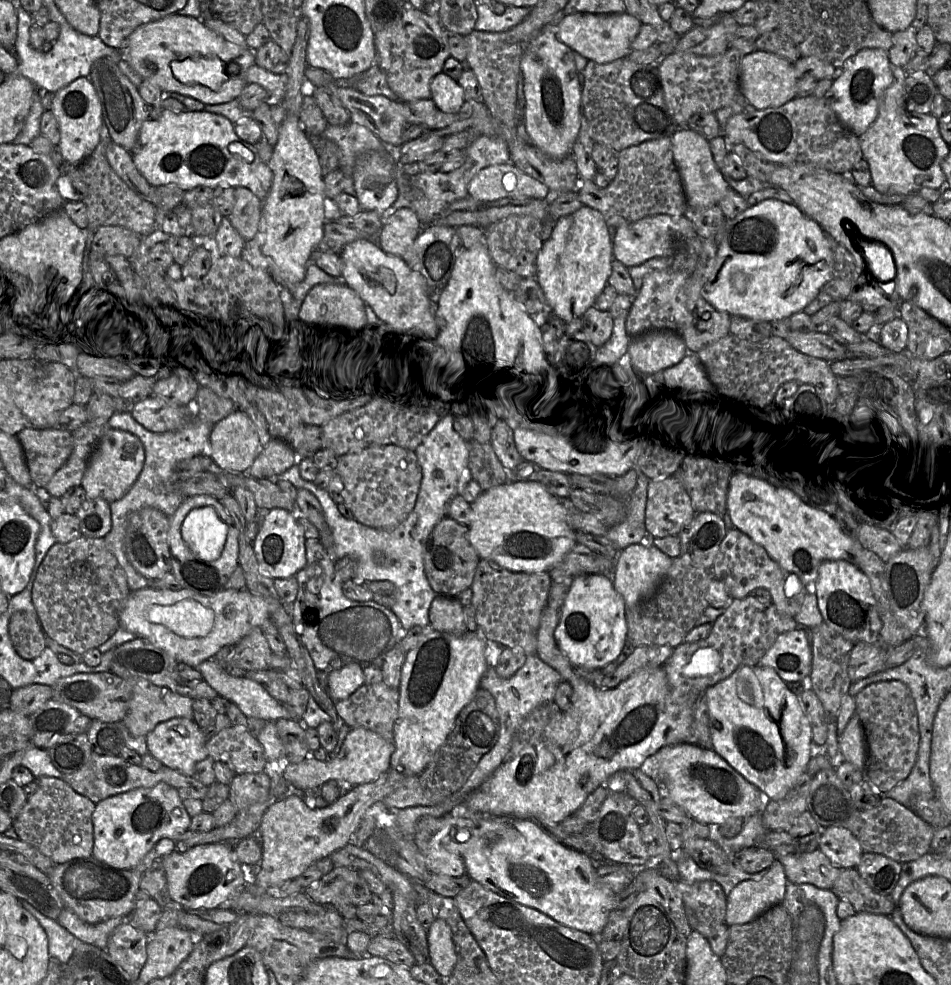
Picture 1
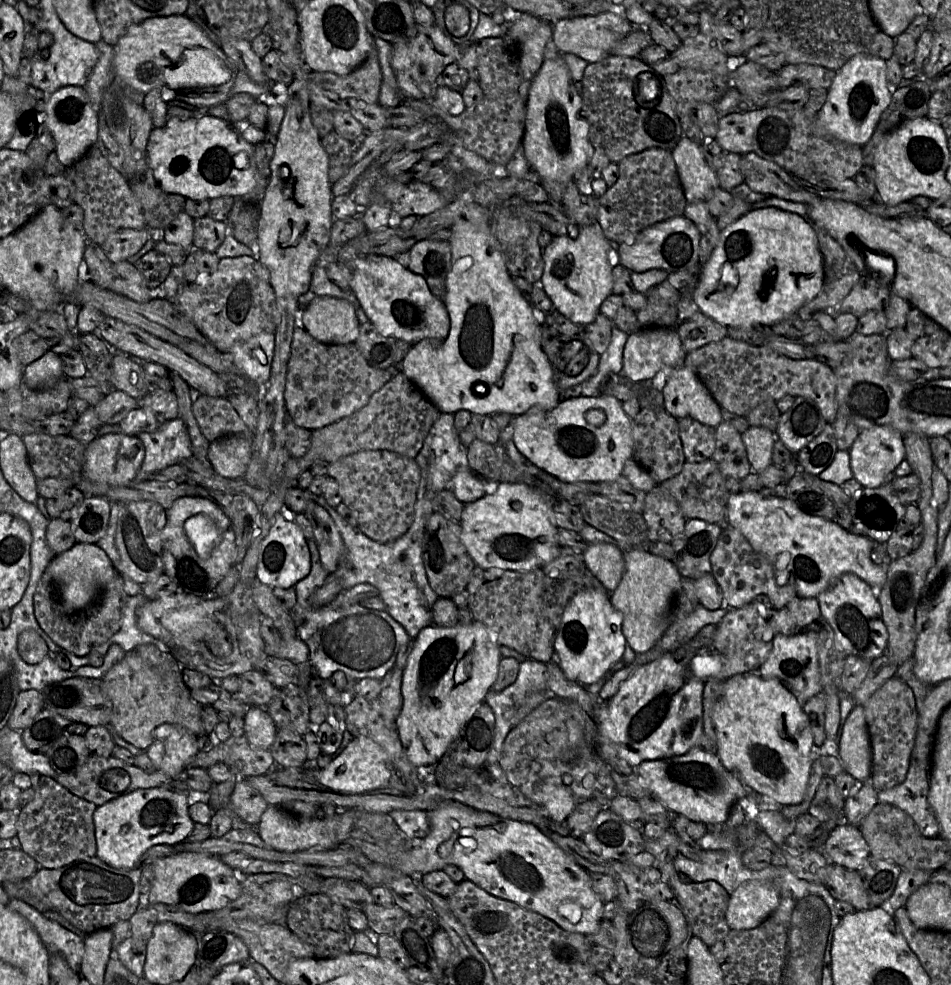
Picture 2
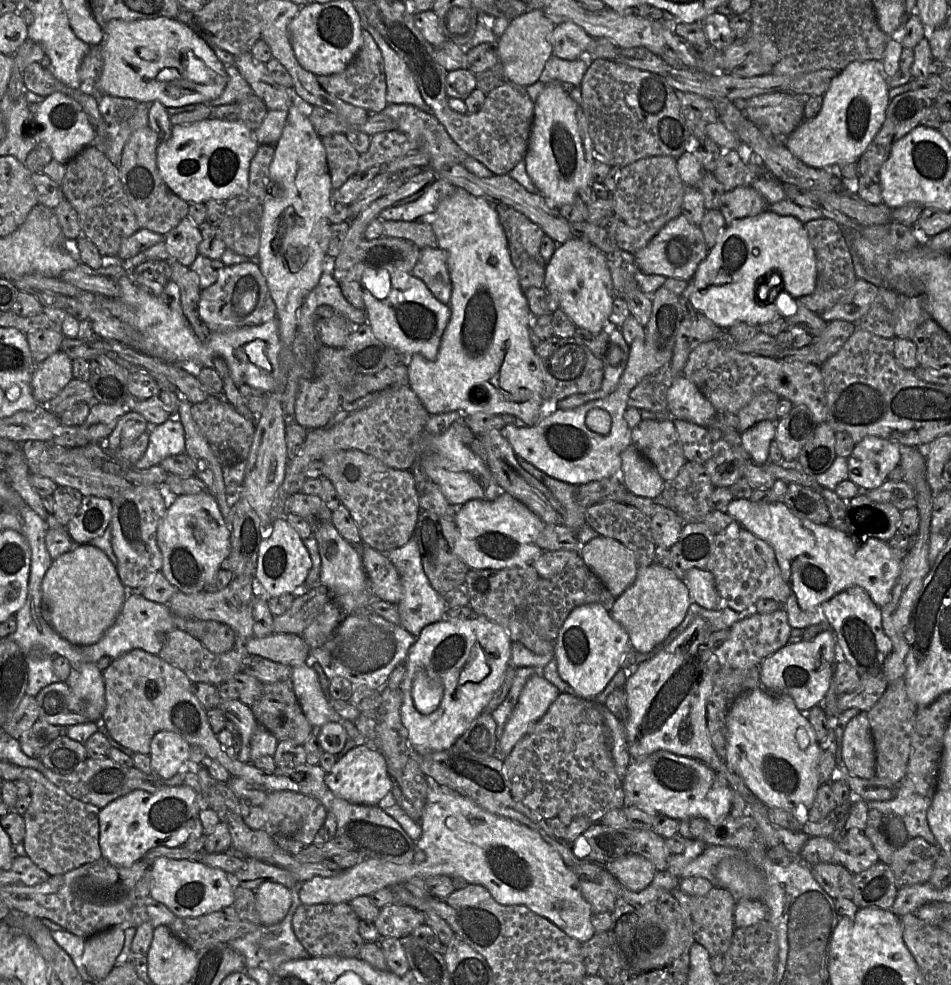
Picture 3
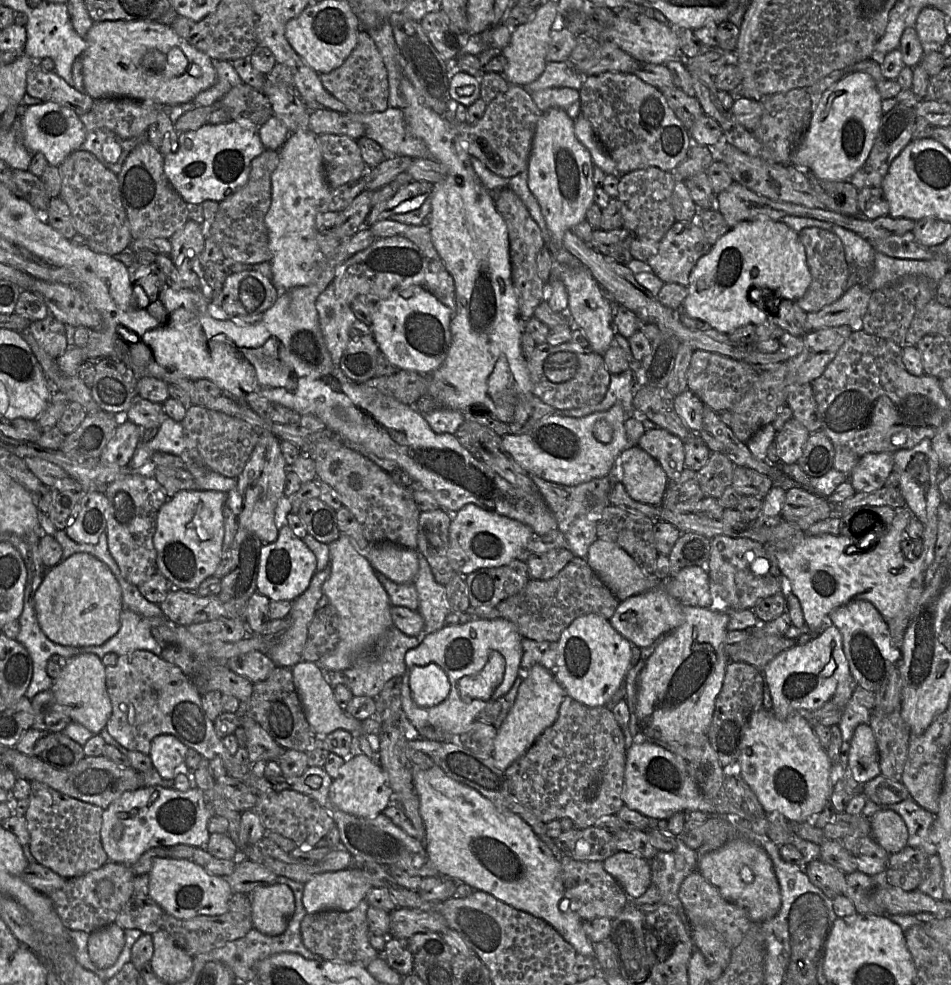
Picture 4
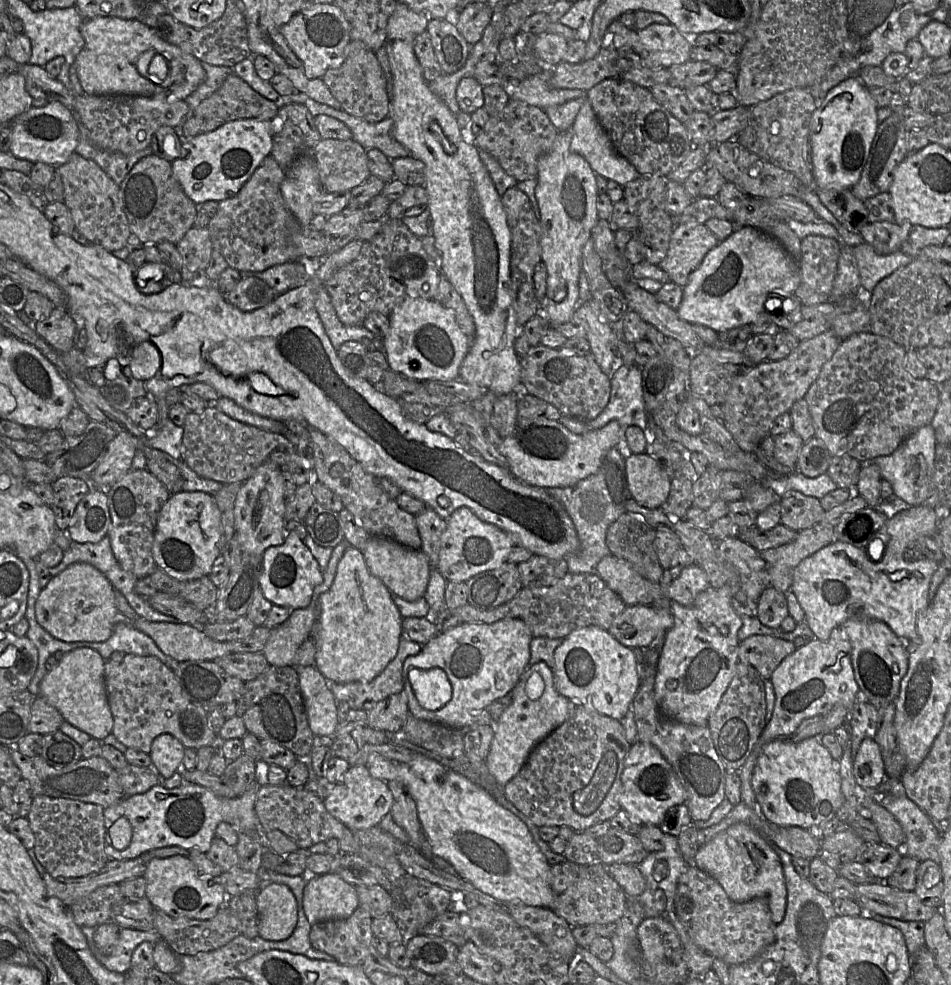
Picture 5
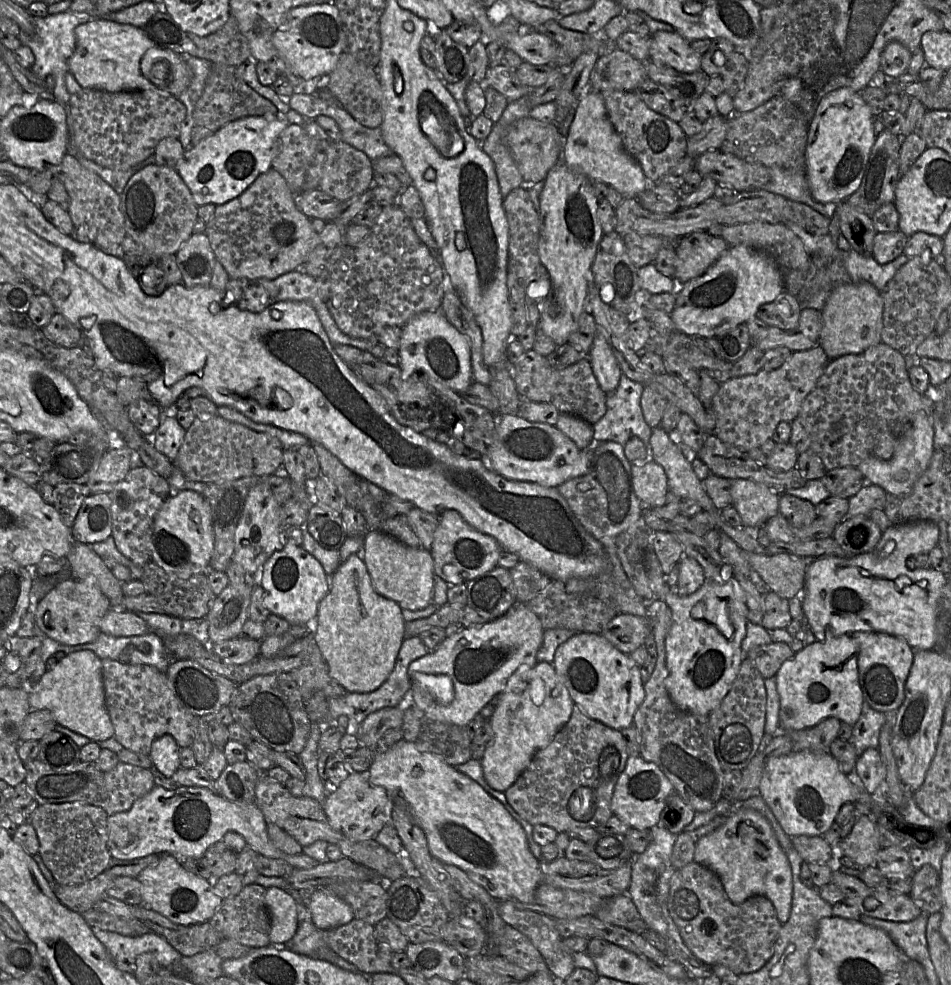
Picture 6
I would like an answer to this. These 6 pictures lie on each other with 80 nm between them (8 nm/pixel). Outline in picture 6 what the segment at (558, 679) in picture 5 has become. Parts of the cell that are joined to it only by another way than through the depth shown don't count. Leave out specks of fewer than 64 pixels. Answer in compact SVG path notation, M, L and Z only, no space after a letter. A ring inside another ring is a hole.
M580 632L556 649L553 667L563 679L573 702L590 718L622 730L633 725L634 714L645 698L640 666L601 634Z

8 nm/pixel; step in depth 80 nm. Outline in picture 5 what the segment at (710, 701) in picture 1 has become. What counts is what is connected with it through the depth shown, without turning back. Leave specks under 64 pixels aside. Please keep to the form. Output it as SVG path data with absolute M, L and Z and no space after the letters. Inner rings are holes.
M817 737L797 743L783 739L767 743L753 769L751 786L767 821L779 827L800 827L819 839L819 827L833 819L844 804L838 762Z

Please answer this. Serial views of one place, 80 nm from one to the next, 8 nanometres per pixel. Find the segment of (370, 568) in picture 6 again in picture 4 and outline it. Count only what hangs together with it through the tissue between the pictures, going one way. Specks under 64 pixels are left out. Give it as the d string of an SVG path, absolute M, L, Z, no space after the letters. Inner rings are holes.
M391 543L370 544L363 555L372 568L393 582L412 583L419 570L418 553Z

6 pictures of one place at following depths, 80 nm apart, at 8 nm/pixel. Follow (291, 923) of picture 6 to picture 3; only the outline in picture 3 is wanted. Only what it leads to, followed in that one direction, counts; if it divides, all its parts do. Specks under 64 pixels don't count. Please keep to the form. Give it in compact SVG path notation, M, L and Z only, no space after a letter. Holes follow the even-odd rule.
M266 881L255 890L256 909L264 926L280 923L292 904L292 892L286 886Z

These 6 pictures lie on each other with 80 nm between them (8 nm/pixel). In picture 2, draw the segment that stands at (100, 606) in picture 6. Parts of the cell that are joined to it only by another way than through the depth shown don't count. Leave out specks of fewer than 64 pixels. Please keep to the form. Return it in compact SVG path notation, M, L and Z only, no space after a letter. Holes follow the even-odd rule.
M75 543L72 548L56 555L47 567L54 586L54 597L65 613L80 616L96 602L100 590L111 582L118 574L105 551L96 544Z

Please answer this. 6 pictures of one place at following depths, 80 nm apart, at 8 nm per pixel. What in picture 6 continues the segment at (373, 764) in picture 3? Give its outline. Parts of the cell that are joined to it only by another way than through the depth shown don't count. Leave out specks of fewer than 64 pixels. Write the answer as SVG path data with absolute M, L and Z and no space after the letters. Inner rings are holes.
M351 772L349 776L336 788L328 790L323 803L323 810L330 826L353 841L375 839L379 831L391 821L393 795L385 788L370 784L365 773Z

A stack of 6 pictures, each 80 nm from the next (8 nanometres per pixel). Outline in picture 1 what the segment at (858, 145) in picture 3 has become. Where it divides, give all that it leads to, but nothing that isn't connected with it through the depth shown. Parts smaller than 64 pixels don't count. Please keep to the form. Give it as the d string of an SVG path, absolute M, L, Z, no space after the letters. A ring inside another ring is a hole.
M865 48L848 58L833 80L831 107L842 124L857 137L865 133L878 116L880 102L892 82L891 68L888 51Z

